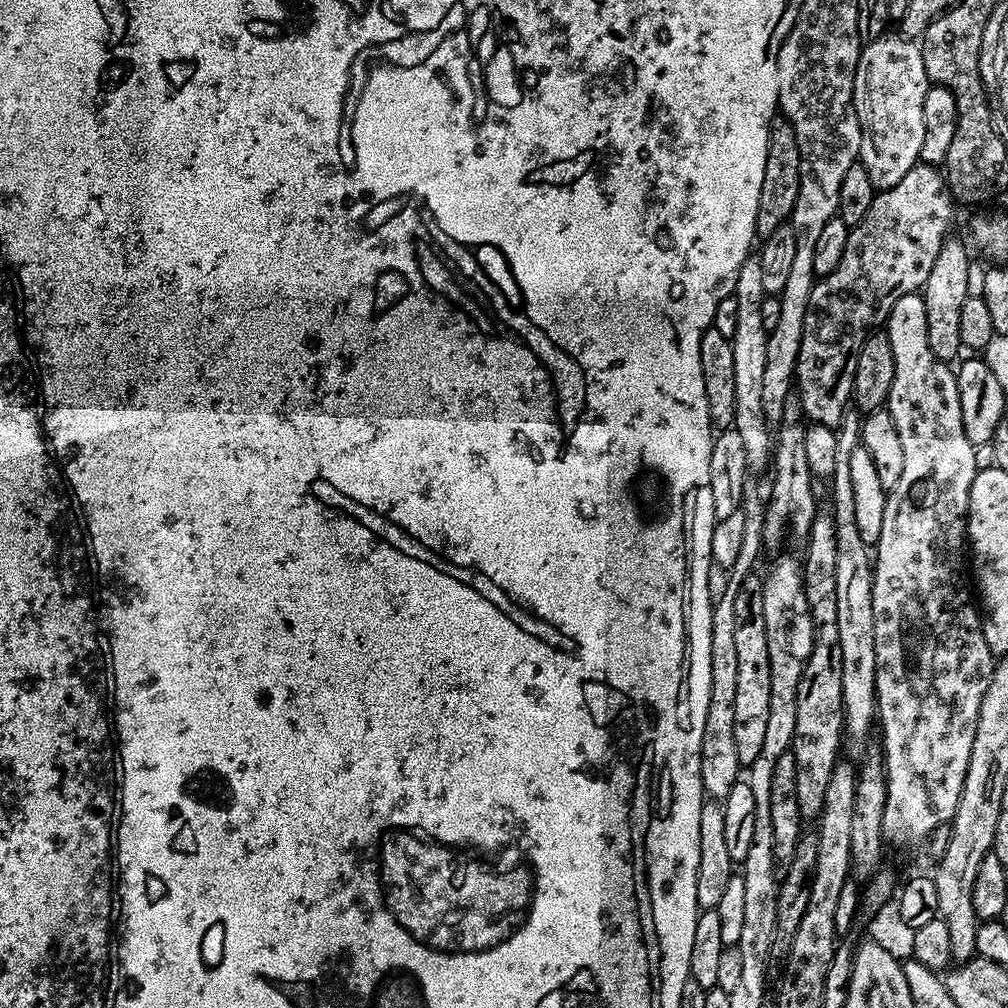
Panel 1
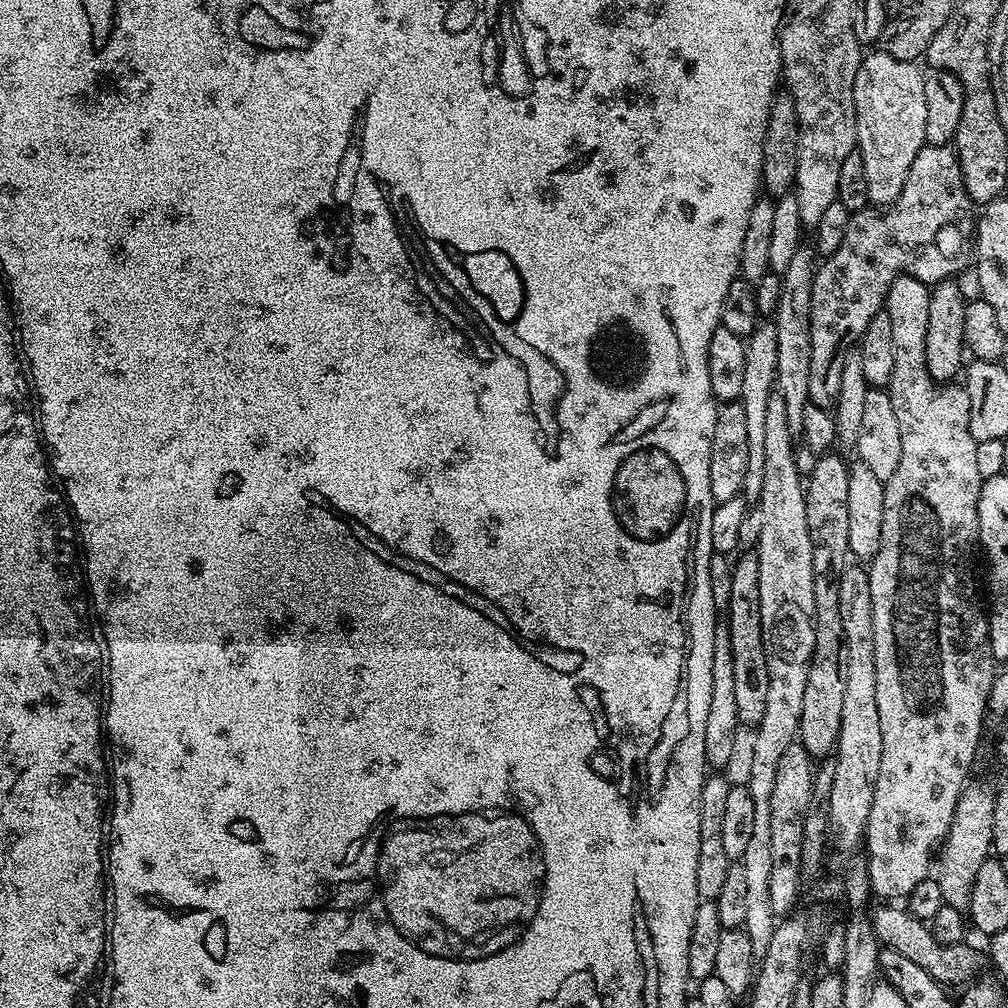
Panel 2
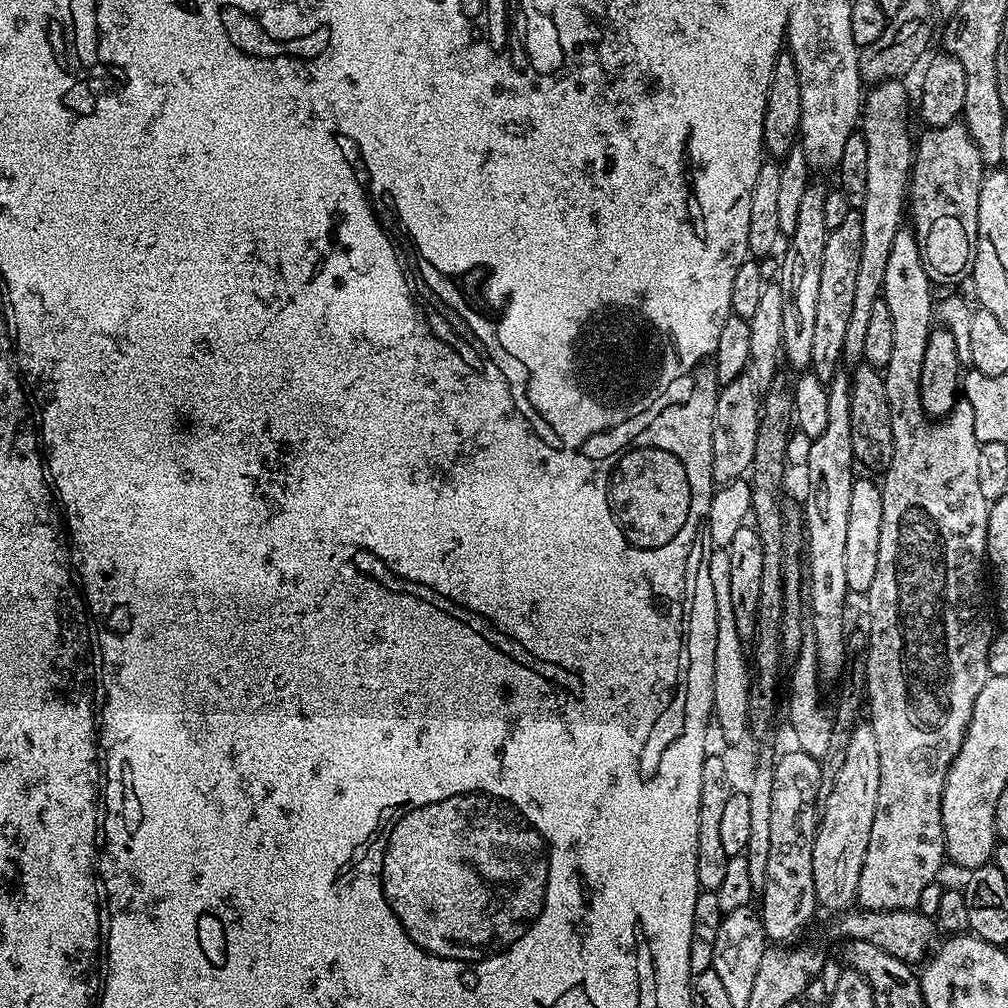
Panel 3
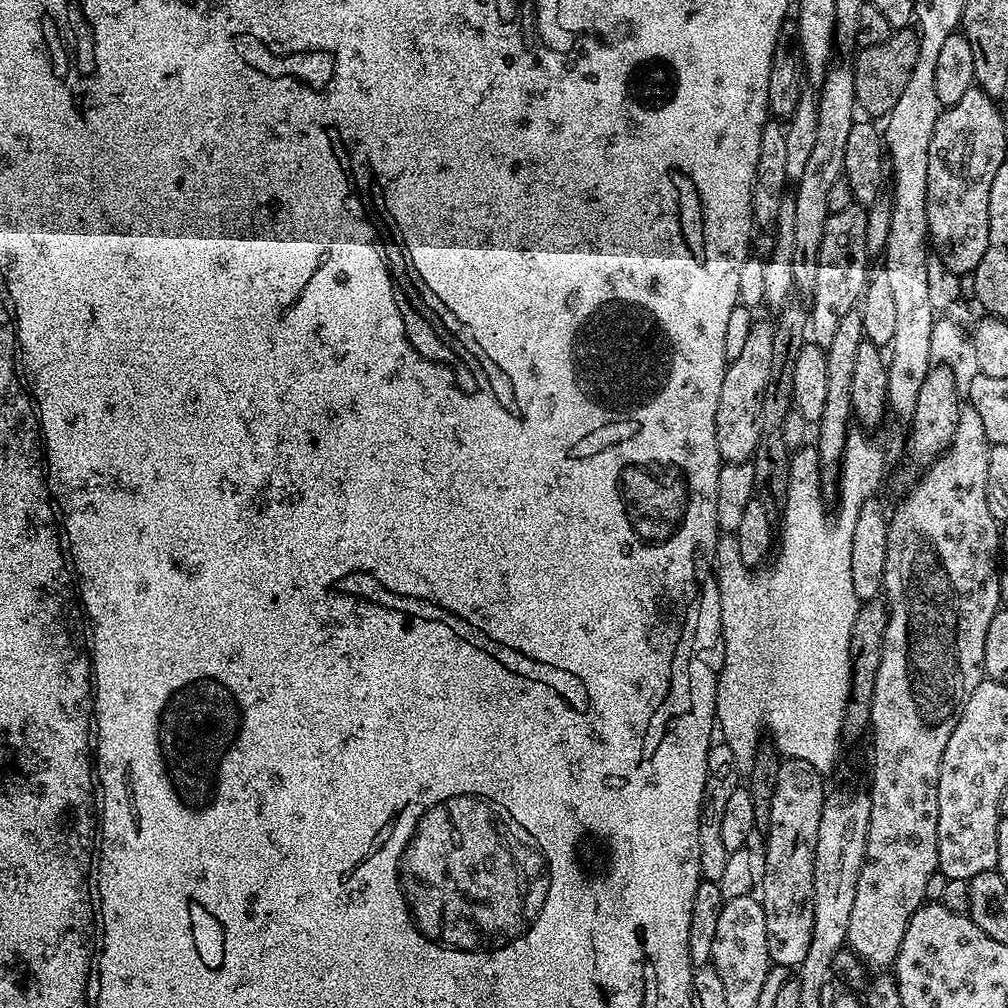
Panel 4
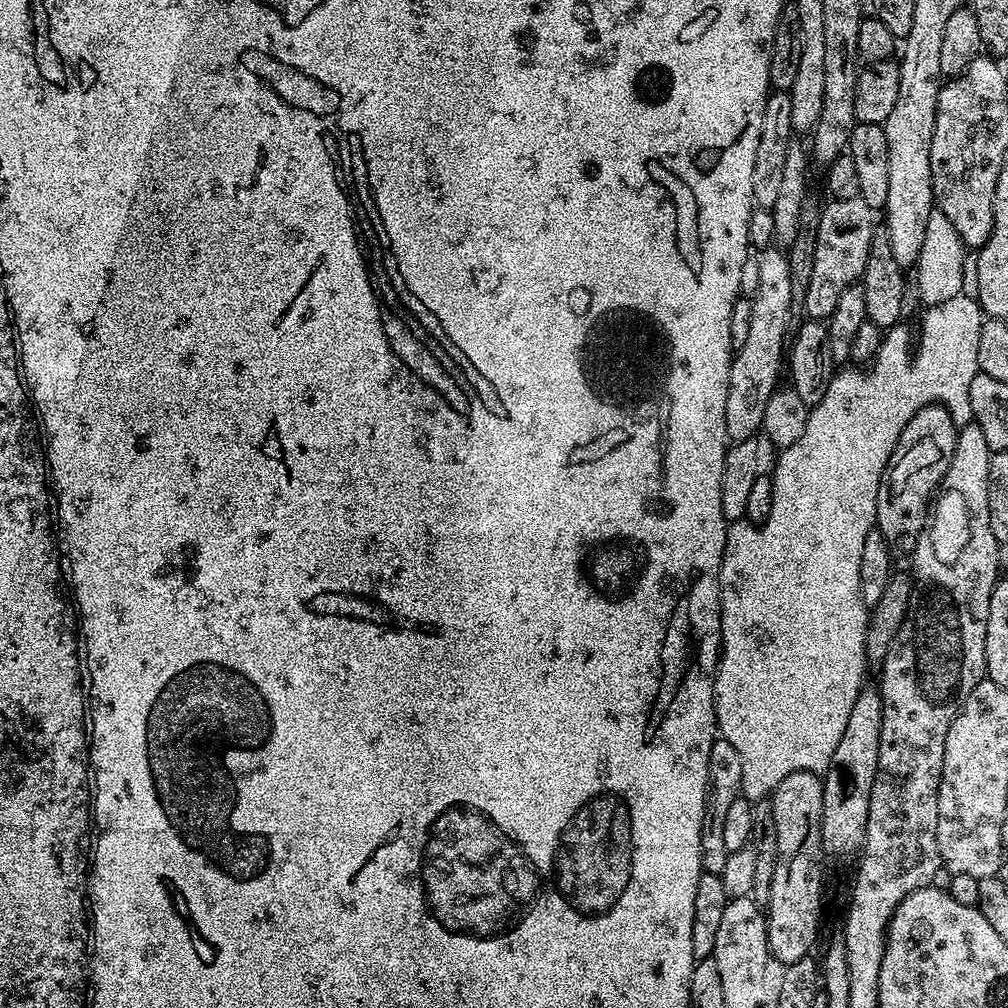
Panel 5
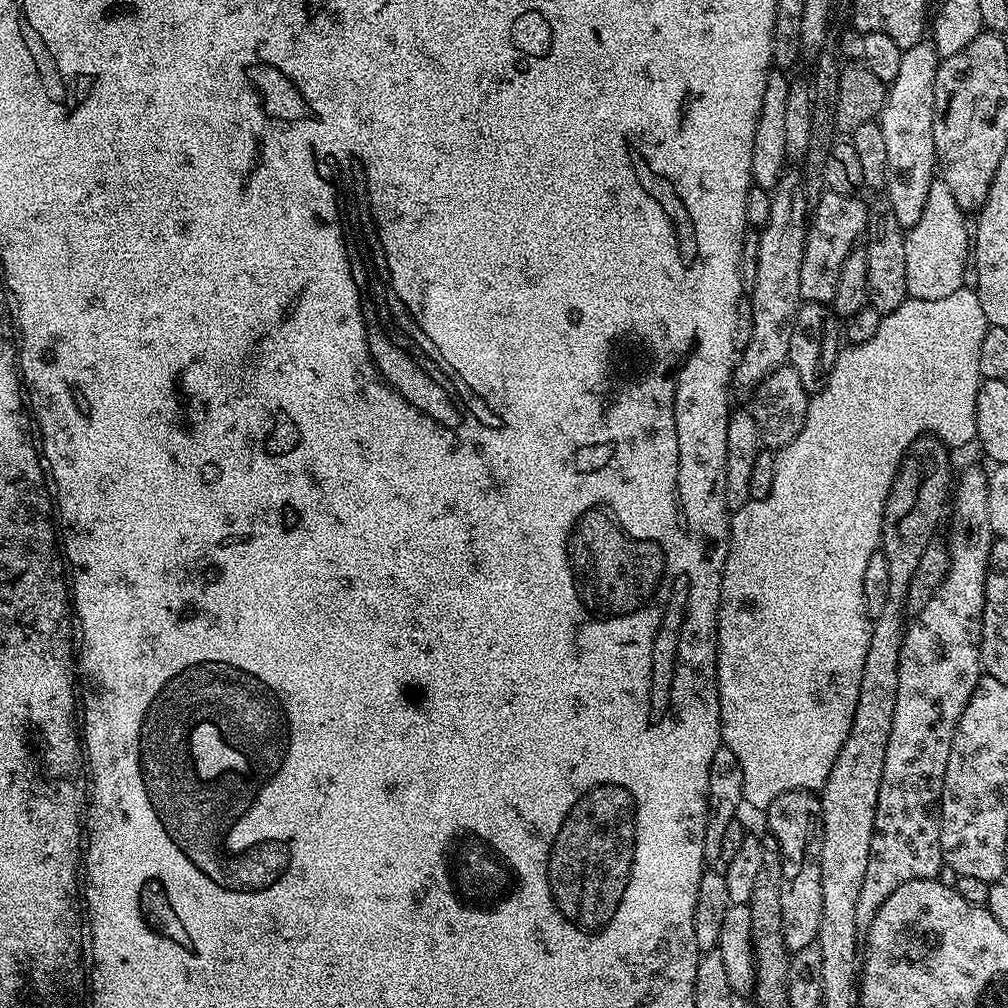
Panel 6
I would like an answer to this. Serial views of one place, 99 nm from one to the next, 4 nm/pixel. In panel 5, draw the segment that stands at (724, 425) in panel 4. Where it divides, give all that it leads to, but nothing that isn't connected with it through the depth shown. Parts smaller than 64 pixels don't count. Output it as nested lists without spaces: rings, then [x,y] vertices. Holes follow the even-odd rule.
[[[771,246],[760,252],[758,290],[750,299],[750,330],[746,342],[735,349],[726,394],[726,434],[732,442],[751,440],[763,429],[766,402],[770,402],[778,387],[776,379],[786,360],[788,324],[794,319],[791,316],[790,262],[779,247]]]

